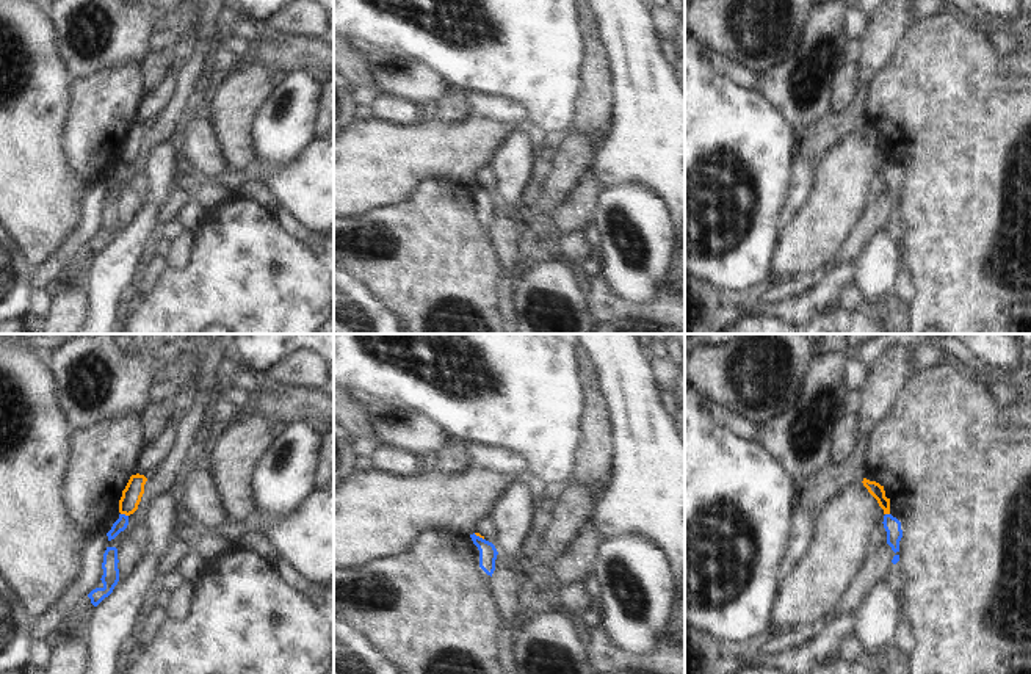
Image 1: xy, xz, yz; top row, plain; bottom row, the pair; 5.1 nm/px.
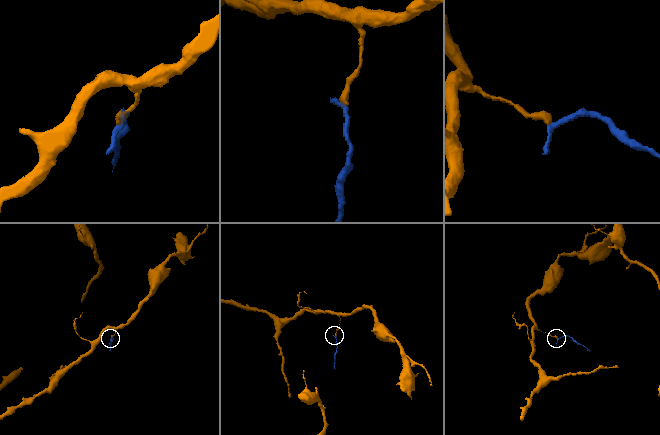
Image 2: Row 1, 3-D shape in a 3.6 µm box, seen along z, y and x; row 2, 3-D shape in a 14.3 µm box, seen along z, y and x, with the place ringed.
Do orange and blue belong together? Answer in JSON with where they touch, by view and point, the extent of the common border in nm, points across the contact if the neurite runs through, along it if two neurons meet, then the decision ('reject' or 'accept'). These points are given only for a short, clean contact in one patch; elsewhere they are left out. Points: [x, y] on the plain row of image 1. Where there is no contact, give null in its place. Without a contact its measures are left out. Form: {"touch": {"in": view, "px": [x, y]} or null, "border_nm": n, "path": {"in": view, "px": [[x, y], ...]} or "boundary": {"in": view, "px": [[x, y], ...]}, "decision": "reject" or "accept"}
{"touch": {"in": "xy", "px": [124, 162]}, "border_nm": 40, "boundary": {"in": "xy", "px": [[121, 162], [127, 165]]}, "decision": "reject"}

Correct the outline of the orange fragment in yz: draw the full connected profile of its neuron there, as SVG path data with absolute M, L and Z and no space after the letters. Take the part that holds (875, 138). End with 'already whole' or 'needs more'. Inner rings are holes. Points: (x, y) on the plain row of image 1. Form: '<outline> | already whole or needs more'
M863 127L862 132L868 138L868 141L877 149L879 155L884 158L884 163L890 163L890 147L885 146L884 135L866 127Z | already whole

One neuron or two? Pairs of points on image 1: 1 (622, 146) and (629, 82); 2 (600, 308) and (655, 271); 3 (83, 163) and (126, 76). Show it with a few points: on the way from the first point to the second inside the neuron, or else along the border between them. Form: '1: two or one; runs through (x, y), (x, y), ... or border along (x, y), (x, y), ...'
1: one; runs through (629, 130), (629, 97)
2: two; border along (602, 273), (633, 301), (649, 301), (657, 293)
3: one; runs through (83, 141), (83, 132), (91, 113), (107, 97)

